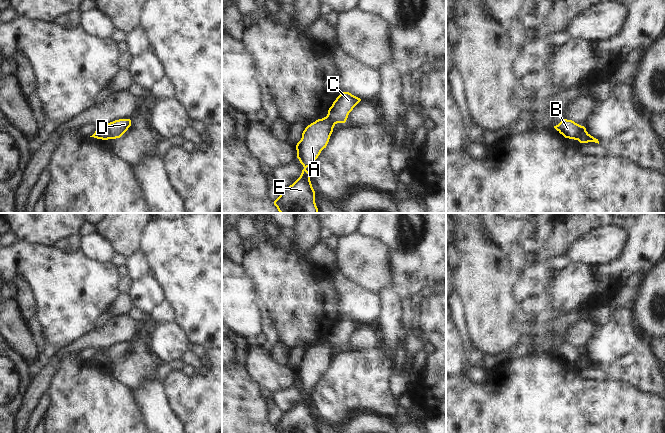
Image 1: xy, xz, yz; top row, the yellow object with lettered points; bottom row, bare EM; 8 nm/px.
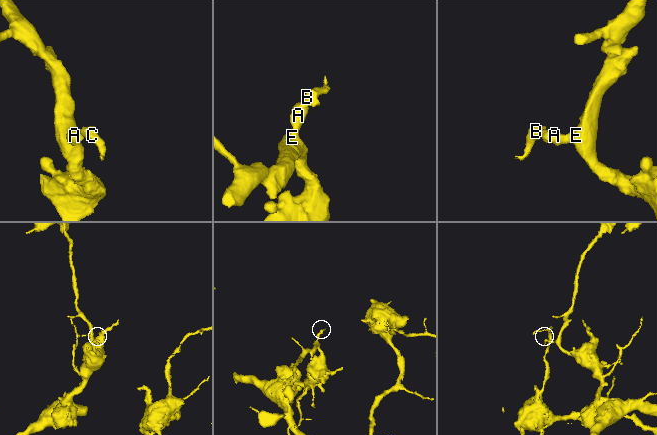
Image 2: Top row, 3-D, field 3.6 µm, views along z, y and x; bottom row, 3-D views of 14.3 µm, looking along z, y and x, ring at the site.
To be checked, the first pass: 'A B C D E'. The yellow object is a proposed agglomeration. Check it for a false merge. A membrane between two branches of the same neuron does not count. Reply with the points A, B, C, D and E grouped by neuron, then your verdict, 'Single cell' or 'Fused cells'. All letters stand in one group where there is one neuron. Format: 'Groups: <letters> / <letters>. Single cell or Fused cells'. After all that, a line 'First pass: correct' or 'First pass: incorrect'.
Groups: A E / B C D. Fused cells.
First pass: incorrect

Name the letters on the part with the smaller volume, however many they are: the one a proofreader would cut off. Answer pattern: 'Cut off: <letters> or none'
Cut off: B, C, D

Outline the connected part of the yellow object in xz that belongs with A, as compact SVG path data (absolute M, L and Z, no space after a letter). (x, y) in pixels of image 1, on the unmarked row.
M327 341L308 349L296 369L297 382L304 393L300 401L289 411L283 413L274 425L277 433L318 433L315 427L315 415L306 394L326 372L335 348Z

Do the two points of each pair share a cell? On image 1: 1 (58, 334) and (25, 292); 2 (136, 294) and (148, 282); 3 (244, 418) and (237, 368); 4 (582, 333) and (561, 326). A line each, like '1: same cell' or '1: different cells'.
1: different cells
2: same cell
3: same cell
4: different cells

